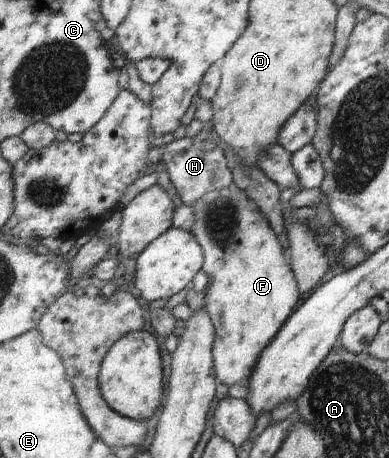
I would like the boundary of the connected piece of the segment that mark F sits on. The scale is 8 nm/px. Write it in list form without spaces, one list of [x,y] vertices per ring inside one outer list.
[[[234,182],[229,188],[208,192],[191,206],[195,218],[191,232],[206,254],[202,268],[209,278],[205,290],[205,306],[216,328],[213,366],[217,370],[219,382],[227,387],[243,381],[248,382],[263,350],[278,336],[287,319],[299,306],[301,297],[305,296],[288,263],[289,252],[285,252],[282,242],[271,228],[266,216],[260,209],[252,207],[252,202],[244,189]]]

